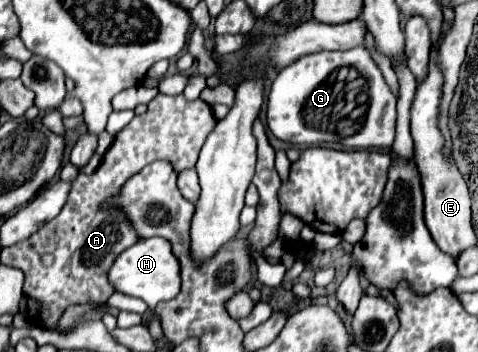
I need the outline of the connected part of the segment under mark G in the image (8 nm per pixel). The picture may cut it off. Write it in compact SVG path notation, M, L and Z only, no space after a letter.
M351 48L345 52L317 52L307 54L285 66L275 78L269 102L267 102L267 126L285 142L299 146L315 146L321 142L339 142L347 148L381 148L391 146L395 138L395 102L391 88L387 86L377 62L367 48Z

